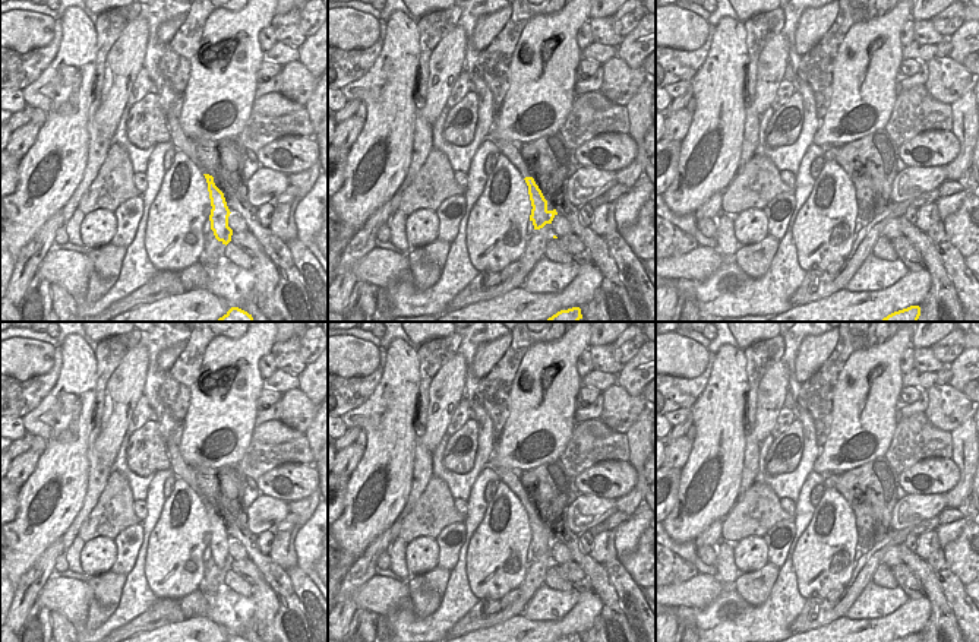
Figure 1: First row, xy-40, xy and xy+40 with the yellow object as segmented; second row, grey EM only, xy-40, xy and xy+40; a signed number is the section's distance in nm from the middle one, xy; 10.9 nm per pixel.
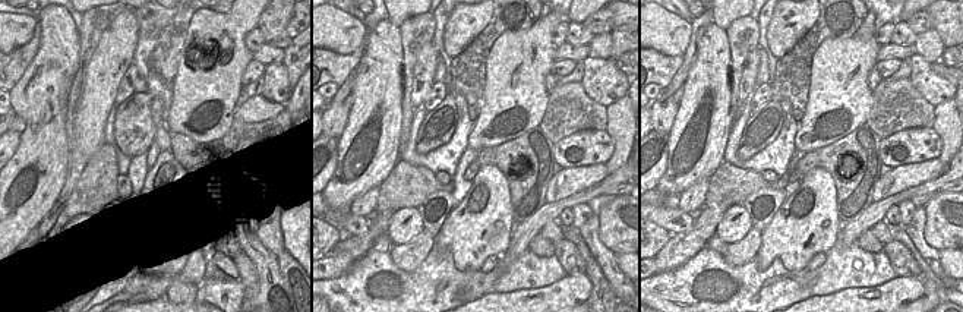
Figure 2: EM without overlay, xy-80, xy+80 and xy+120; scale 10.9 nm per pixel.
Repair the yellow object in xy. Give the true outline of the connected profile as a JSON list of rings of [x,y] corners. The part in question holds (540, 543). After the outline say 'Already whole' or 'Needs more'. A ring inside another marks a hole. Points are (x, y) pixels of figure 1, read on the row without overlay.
[[[525,505],[524,507],[528,513],[528,522],[533,534],[530,548],[533,550],[534,557],[540,557],[546,551],[552,551],[558,540],[556,537],[547,537],[547,528],[544,526],[541,518],[539,516],[533,505]]]. Already whole.

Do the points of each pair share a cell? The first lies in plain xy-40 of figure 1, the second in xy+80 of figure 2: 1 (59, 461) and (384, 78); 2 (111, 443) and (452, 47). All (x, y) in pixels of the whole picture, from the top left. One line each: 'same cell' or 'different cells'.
1: same cell
2: different cells

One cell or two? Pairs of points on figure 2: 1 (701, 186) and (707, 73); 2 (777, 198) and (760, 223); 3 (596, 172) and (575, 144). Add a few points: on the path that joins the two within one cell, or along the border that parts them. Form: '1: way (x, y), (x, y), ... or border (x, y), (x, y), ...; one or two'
1: border (709, 176), (698, 177), (679, 197); two
2: way (776, 205), (774, 211), (767, 216); one
3: border (605, 161), (562, 169); two

